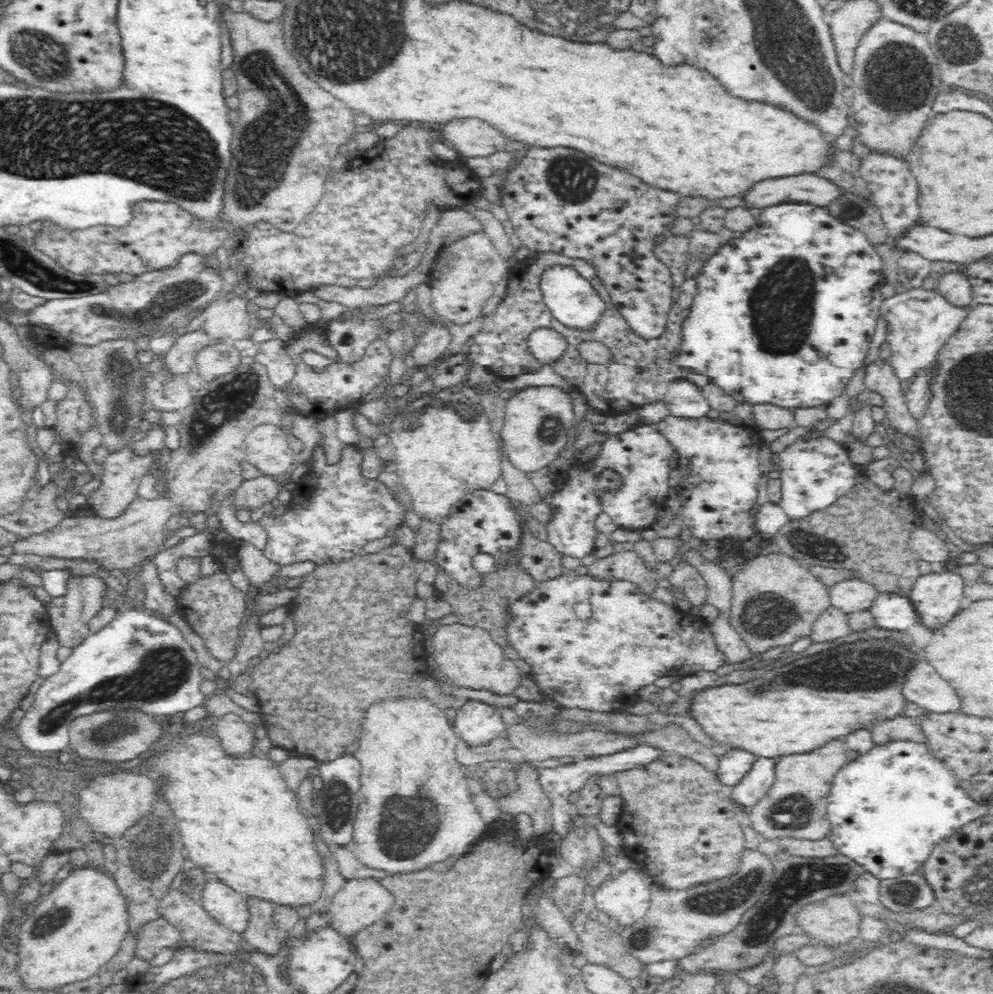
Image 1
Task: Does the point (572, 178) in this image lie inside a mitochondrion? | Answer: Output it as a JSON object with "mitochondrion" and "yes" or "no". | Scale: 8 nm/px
{"mitochondrion":"yes"}

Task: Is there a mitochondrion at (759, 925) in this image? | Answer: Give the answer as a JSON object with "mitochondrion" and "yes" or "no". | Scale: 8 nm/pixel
{"mitochondrion":"yes"}

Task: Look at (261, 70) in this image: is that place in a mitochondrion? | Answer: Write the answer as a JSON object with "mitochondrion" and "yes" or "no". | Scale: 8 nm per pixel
{"mitochondrion":"yes"}

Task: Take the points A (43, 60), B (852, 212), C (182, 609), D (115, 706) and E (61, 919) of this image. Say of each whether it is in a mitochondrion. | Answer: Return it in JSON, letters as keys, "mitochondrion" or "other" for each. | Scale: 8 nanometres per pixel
{"A":"mitochondrion","B":"mitochondrion","C":"other","D":"mitochondrion","E":"mitochondrion"}

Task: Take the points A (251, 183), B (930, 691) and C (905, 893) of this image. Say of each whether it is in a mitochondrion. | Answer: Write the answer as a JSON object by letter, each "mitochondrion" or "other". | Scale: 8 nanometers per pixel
{"A":"mitochondrion","B":"other","C":"mitochondrion"}

